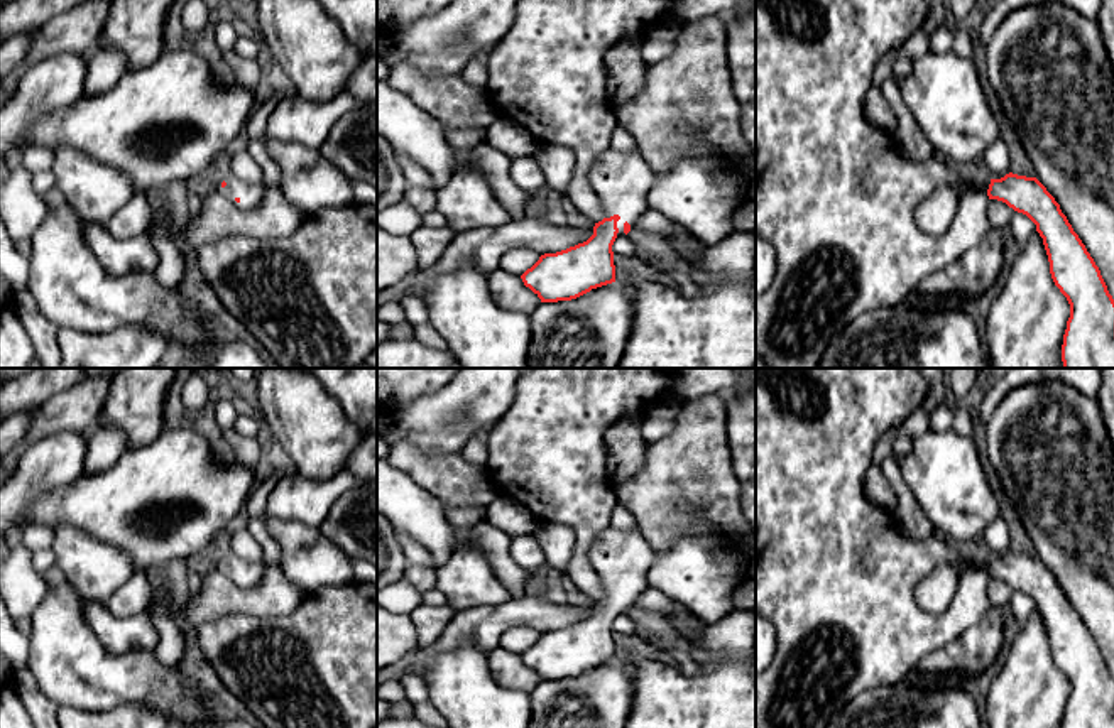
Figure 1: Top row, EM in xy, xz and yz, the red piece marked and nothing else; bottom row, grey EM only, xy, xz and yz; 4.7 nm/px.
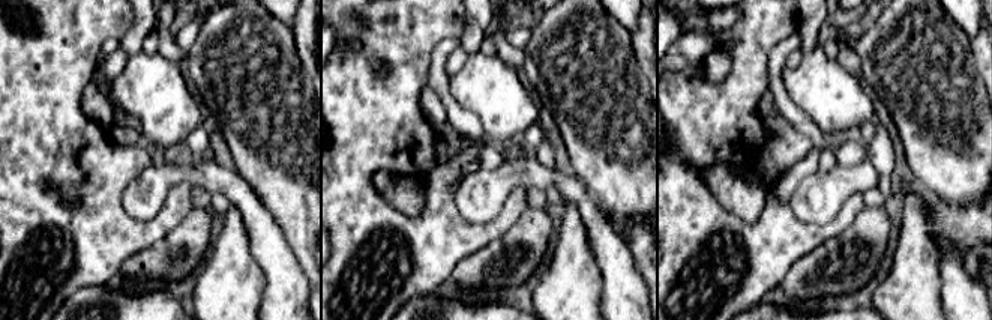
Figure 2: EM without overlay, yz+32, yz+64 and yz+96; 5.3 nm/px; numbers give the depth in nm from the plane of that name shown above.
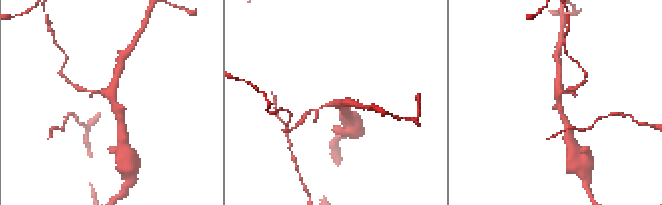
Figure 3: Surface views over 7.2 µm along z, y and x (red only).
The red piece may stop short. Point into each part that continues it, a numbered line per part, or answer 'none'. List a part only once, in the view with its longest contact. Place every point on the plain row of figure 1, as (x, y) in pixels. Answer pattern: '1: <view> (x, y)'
1: xz (622, 559)

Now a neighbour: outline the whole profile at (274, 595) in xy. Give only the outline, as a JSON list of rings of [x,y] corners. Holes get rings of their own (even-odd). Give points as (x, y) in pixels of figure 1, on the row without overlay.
[[[265,566],[262,581],[250,588],[237,588],[221,571],[211,571],[198,593],[191,596],[186,625],[196,630],[227,615],[284,617],[298,610],[308,591],[292,584],[277,566]]]

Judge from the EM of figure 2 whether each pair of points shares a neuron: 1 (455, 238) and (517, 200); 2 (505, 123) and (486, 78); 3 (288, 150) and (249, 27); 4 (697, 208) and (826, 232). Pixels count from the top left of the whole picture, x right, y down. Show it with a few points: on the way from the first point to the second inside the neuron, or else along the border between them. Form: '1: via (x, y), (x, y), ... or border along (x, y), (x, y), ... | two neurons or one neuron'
1: via (471, 236), (491, 232), (506, 217) | one neuron
2: via (505, 113), (505, 108), (489, 89) | one neuron
3: via (270, 120), (249, 75), (249, 57) | one neuron
4: via (728, 227), (739, 229), (746, 235), (794, 235) | one neuron

